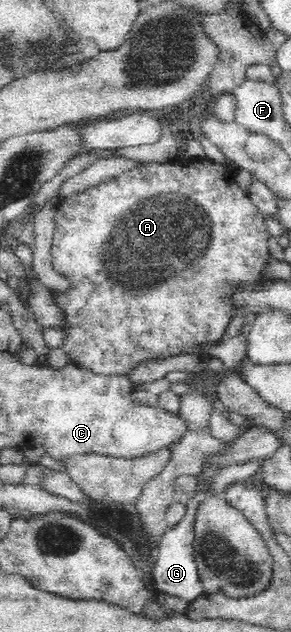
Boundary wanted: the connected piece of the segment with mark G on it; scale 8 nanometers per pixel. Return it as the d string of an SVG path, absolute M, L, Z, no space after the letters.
M207 463L202 465L201 470L196 475L196 478L200 480L200 489L185 505L185 516L183 520L177 526L168 529L163 534L161 544L159 544L159 548L157 549L155 568L153 568L152 572L152 580L157 592L165 592L169 597L179 597L189 602L205 593L203 581L199 579L199 573L197 572L195 547L193 547L193 542L195 542L195 514L197 514L199 506L207 498L215 495L213 493L213 486L215 486L215 478L221 474L221 469L221 465L207 465Z

